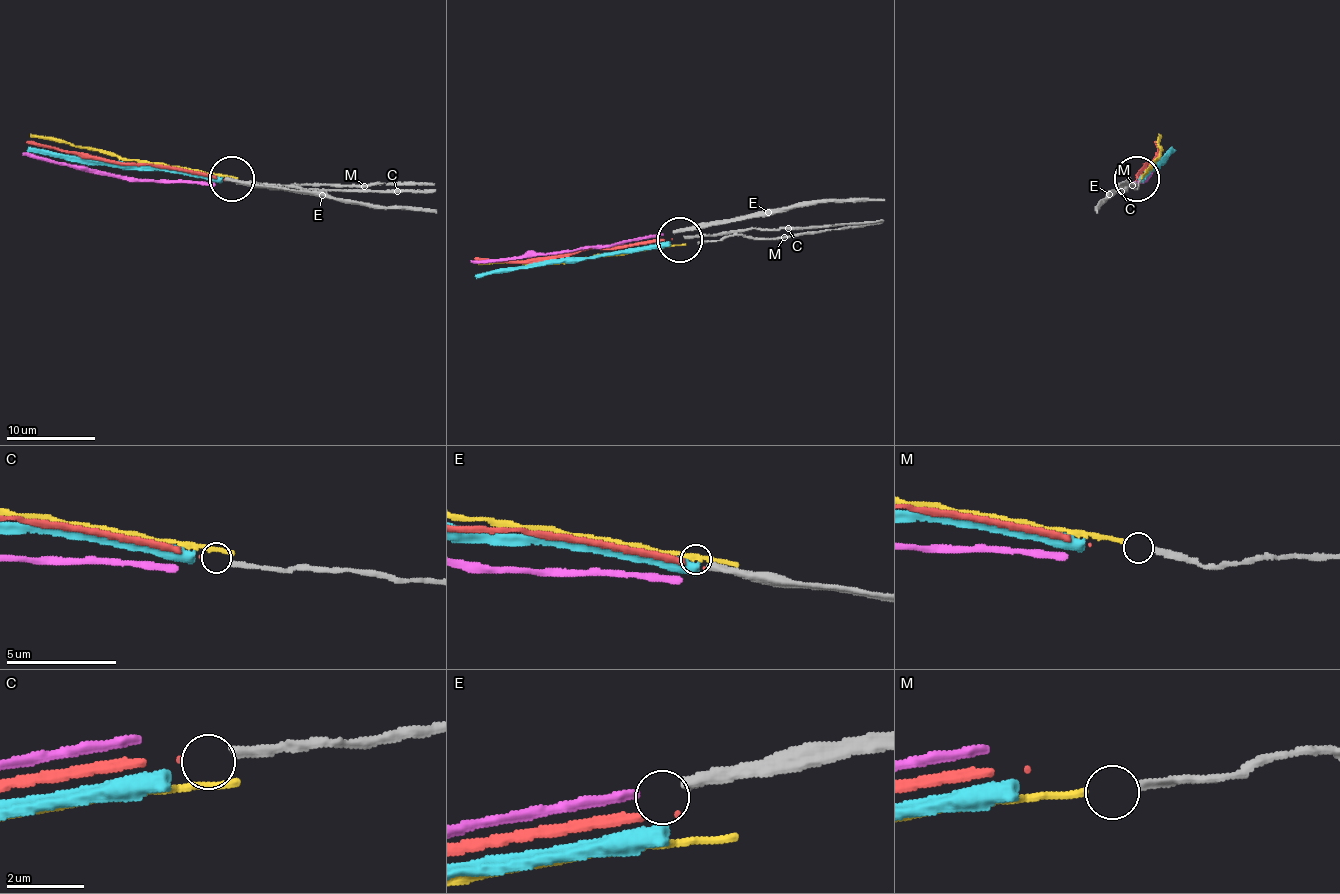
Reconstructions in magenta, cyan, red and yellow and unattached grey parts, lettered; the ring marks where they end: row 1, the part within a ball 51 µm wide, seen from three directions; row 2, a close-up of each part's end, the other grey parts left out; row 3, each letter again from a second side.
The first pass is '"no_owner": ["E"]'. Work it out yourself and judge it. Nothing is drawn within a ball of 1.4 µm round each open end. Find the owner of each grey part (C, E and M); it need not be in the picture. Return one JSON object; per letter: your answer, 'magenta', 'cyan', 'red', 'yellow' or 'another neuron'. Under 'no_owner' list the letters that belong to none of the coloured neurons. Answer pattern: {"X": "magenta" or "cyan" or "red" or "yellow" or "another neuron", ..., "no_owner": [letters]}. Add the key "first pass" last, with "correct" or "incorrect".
{"C": "red", "E": "another neuron", "M": "yellow", "no_owner": ["E"], "first pass": "correct"}

